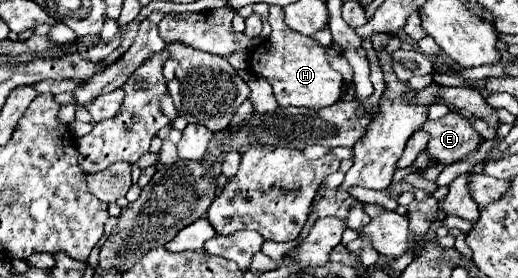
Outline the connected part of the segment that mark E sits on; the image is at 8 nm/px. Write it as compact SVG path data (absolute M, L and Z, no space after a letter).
M449 112L447 116L443 116L439 120L427 120L419 130L429 134L427 154L435 156L441 164L453 164L453 162L465 158L469 152L477 150L481 144L481 136L471 128L471 122L463 116L459 116L457 112Z

